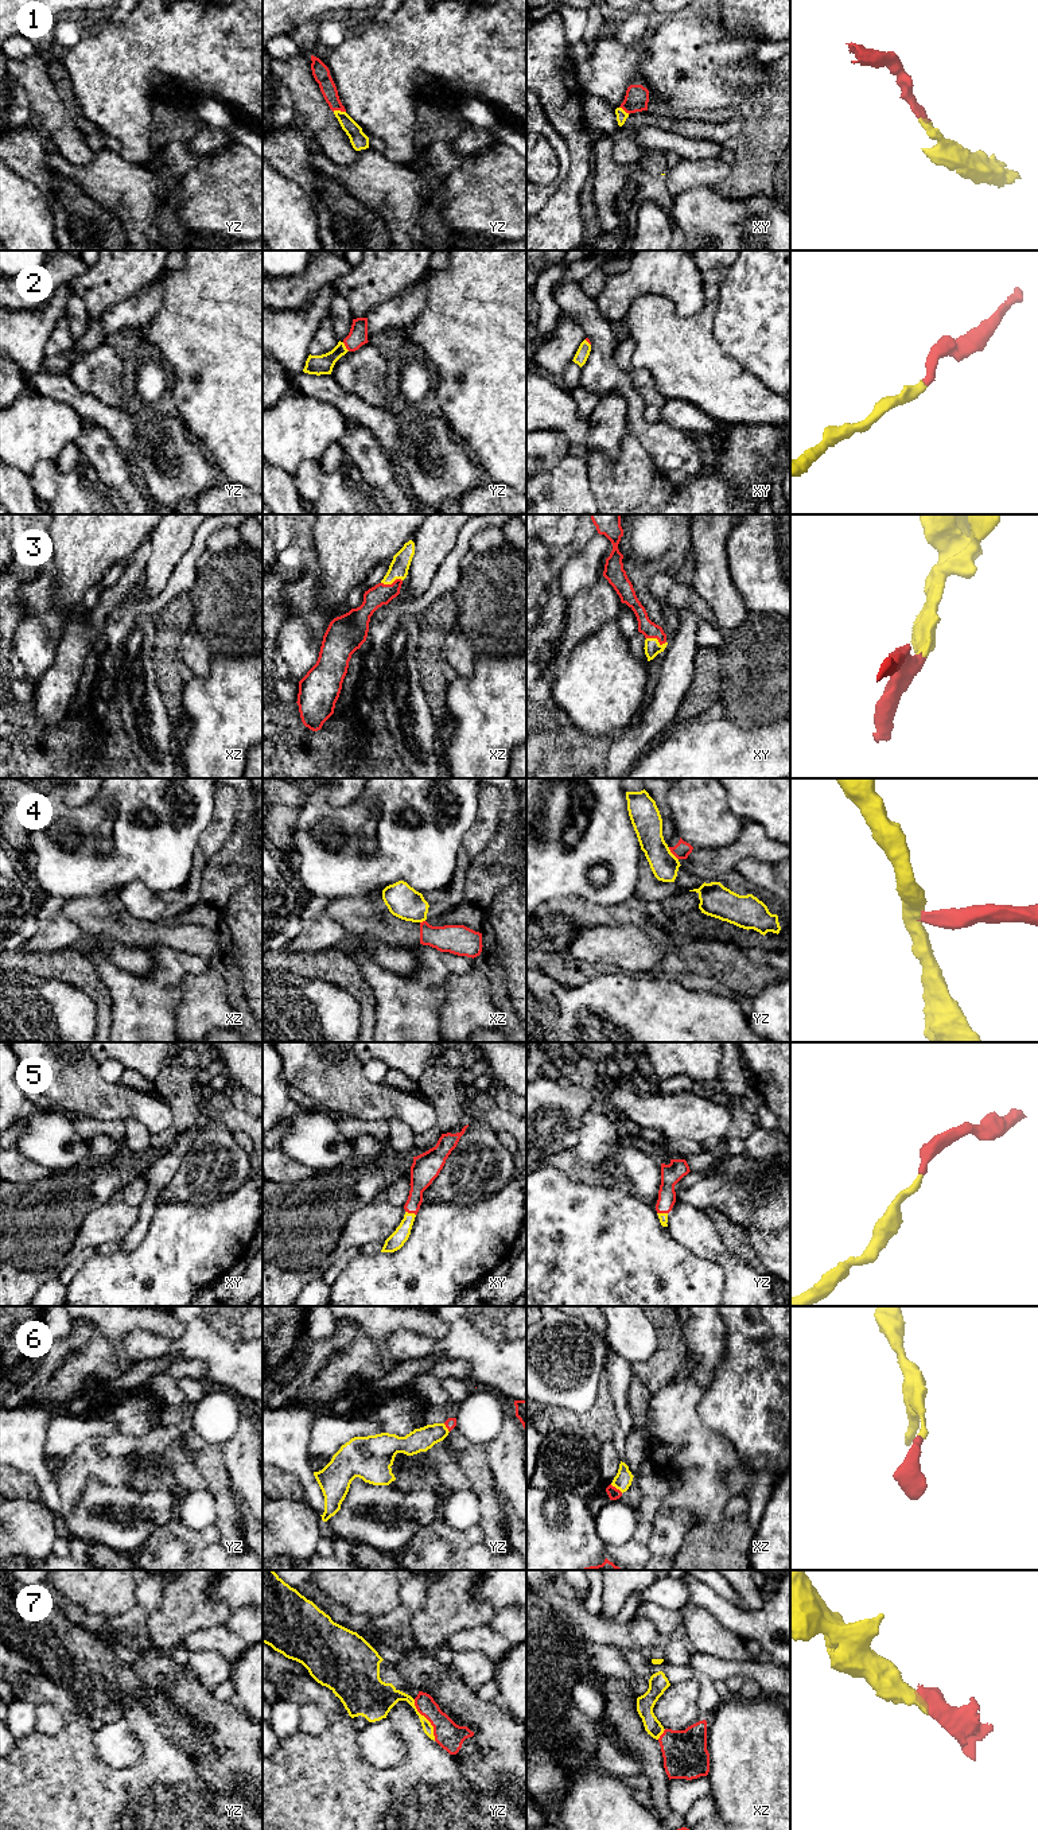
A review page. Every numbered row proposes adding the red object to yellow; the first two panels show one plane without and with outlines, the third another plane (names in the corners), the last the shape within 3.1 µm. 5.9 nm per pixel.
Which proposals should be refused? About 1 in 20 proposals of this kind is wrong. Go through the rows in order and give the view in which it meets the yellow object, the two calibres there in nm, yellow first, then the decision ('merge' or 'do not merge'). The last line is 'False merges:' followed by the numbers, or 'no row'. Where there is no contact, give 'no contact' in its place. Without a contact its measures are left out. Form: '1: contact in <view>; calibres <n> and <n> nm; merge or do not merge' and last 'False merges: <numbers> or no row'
1: contact in yz; calibres 100 and 100 nm; merge
2: contact in yz; calibres 120 and 120 nm; merge
3: contact in xy; calibres 100 and 100 nm; merge
4: contact in yz; calibres 180 and 100 nm; do not merge
5: contact in xy; calibres 100 and 140 nm; merge
6: contact in xz; calibres 100 and 70 nm; merge
7: contact in yz; calibres 90 and 160 nm; merge
False merges: 4

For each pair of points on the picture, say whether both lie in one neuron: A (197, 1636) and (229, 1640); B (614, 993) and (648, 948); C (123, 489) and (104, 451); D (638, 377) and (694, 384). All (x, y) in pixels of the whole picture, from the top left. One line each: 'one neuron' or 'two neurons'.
A: one neuron
B: two neurons
C: one neuron
D: two neurons

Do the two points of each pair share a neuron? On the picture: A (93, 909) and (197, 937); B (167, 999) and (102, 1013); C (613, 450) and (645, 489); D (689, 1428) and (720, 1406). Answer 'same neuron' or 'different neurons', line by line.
A: same neuron
B: different neurons
C: different neurons
D: different neurons

